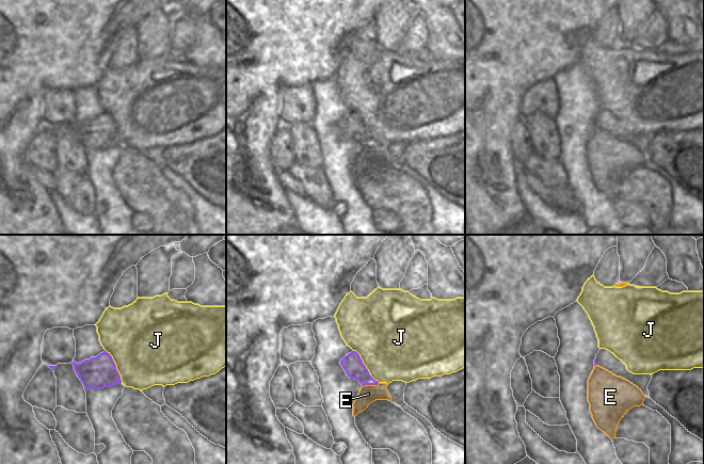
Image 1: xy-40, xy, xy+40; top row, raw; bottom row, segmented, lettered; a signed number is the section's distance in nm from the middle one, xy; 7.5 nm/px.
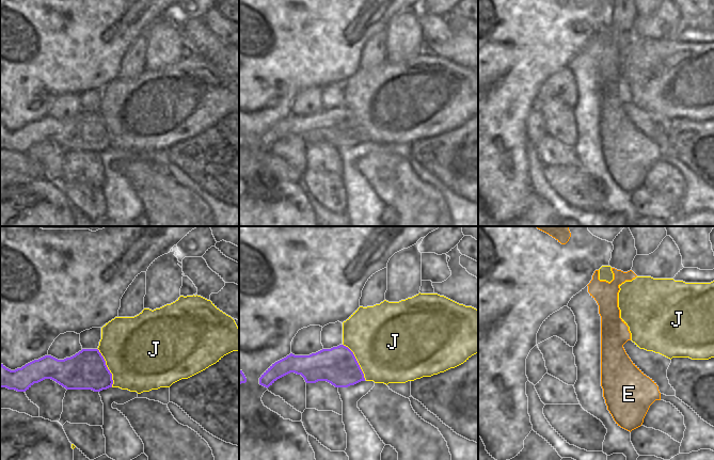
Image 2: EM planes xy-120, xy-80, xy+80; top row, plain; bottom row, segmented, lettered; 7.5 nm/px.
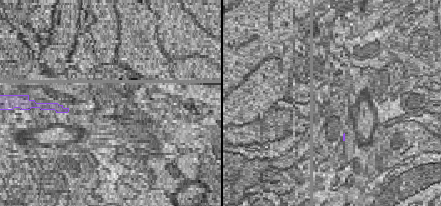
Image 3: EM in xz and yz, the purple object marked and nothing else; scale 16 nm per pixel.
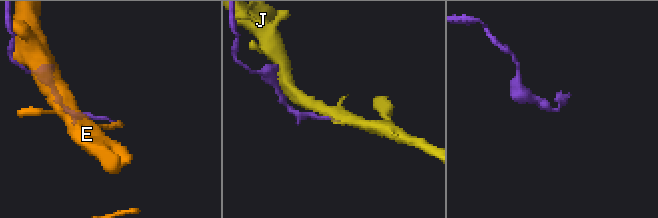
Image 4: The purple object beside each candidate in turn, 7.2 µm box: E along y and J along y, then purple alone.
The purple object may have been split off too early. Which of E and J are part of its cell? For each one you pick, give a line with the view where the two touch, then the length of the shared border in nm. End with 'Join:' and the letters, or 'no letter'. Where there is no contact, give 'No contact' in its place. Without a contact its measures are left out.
Join: no letter

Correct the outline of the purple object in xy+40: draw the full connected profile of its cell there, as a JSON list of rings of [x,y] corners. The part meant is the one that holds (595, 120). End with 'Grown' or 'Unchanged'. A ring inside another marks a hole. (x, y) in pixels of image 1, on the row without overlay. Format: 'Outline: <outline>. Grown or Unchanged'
Outline: [[[601,110],[594,121],[594,126],[599,127],[617,138],[621,138],[636,146],[645,158],[650,159],[647,147],[652,141],[652,135],[634,135],[626,130],[626,126],[613,114],[606,110]]]. Grown

